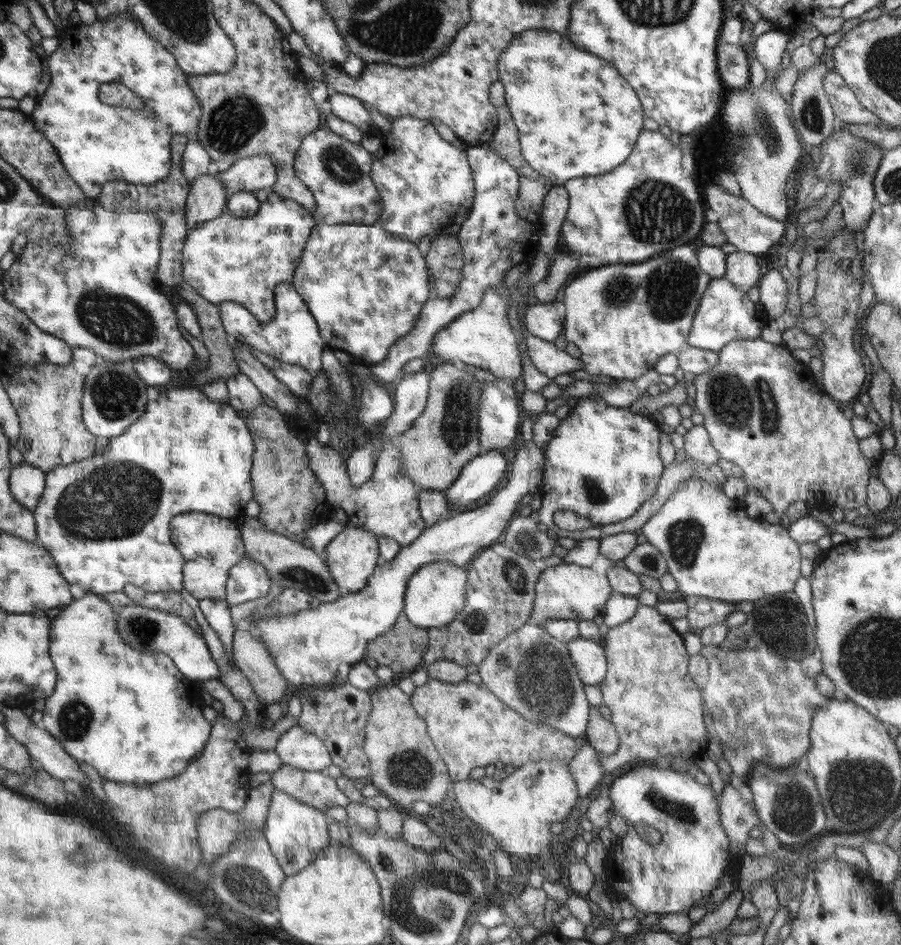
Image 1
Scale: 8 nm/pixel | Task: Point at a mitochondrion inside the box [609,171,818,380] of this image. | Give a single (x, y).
(642, 199)

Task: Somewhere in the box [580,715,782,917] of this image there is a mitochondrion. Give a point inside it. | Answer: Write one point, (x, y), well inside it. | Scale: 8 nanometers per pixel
(682, 812)

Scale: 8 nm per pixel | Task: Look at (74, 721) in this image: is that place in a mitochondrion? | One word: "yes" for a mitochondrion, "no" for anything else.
yes

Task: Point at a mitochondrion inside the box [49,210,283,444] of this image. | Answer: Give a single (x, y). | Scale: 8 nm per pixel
(121, 323)

